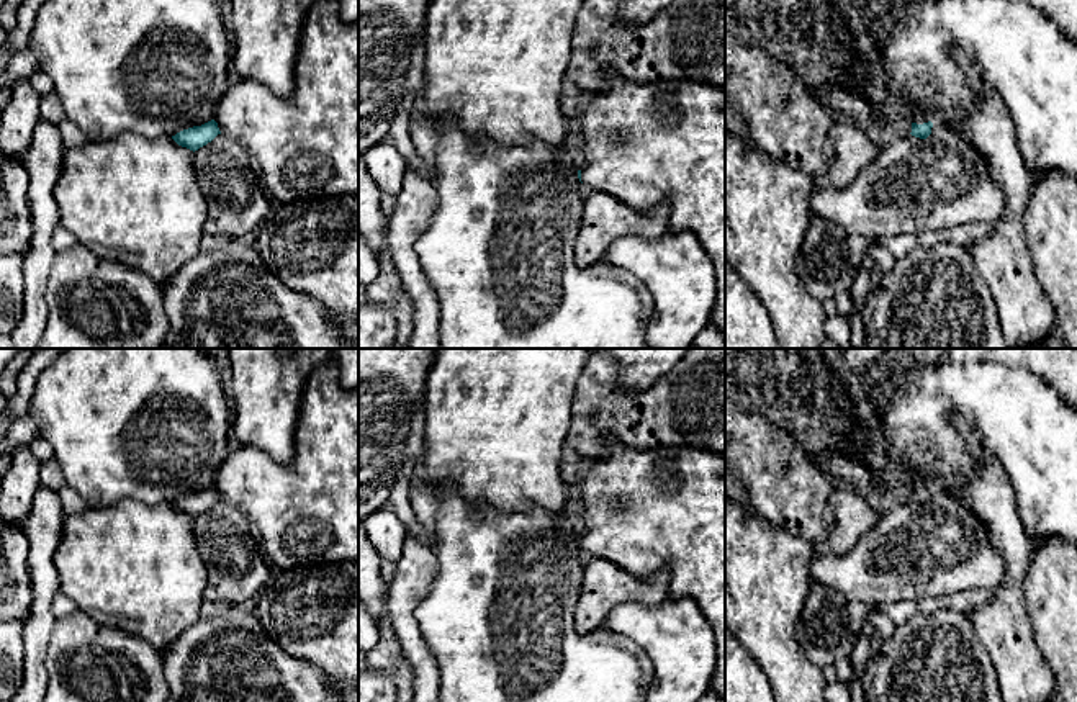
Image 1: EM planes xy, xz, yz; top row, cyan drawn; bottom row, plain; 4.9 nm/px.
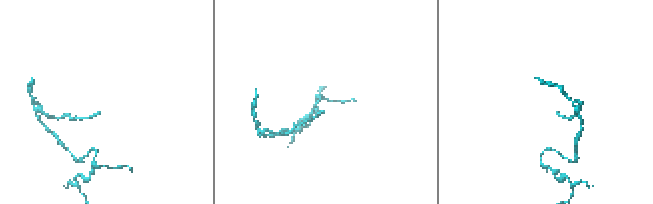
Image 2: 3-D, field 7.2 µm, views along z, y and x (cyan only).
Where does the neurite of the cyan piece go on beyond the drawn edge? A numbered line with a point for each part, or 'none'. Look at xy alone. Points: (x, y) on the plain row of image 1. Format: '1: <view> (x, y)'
1: xy (306, 512)

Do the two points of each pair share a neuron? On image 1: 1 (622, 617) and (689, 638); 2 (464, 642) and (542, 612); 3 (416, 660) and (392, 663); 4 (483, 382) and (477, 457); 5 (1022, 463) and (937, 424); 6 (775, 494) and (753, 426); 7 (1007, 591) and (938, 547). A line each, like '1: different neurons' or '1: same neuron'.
1: same neuron
2: same neuron
3: different neurons
4: same neuron
5: same neuron
6: same neuron
7: different neurons

